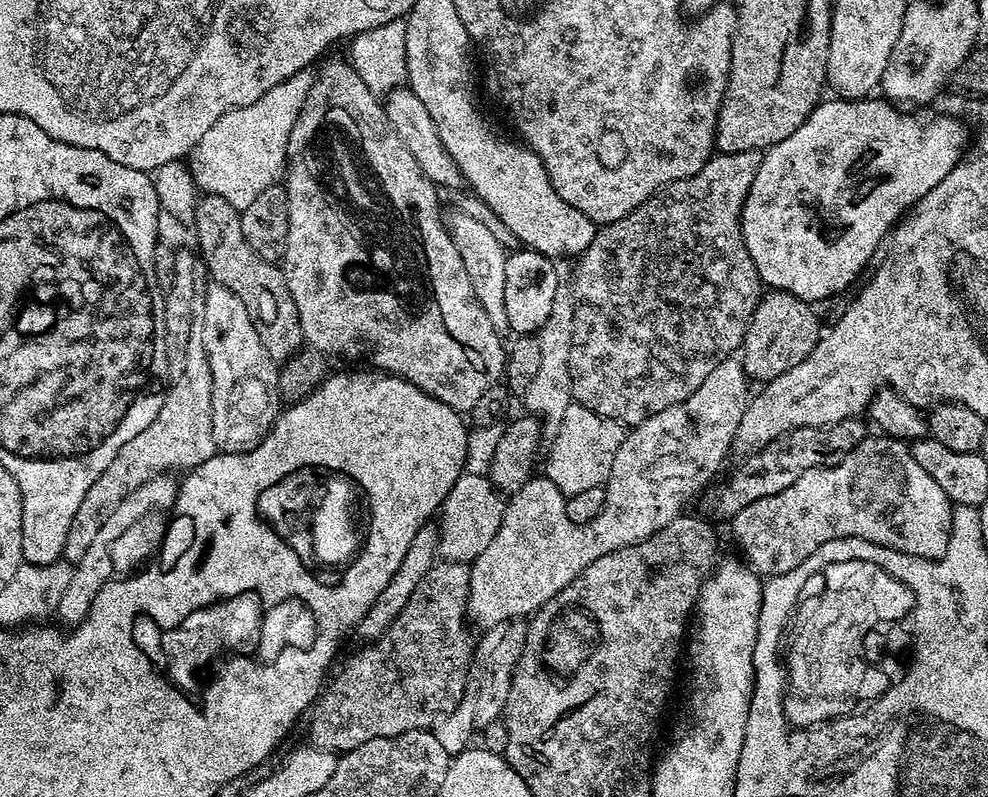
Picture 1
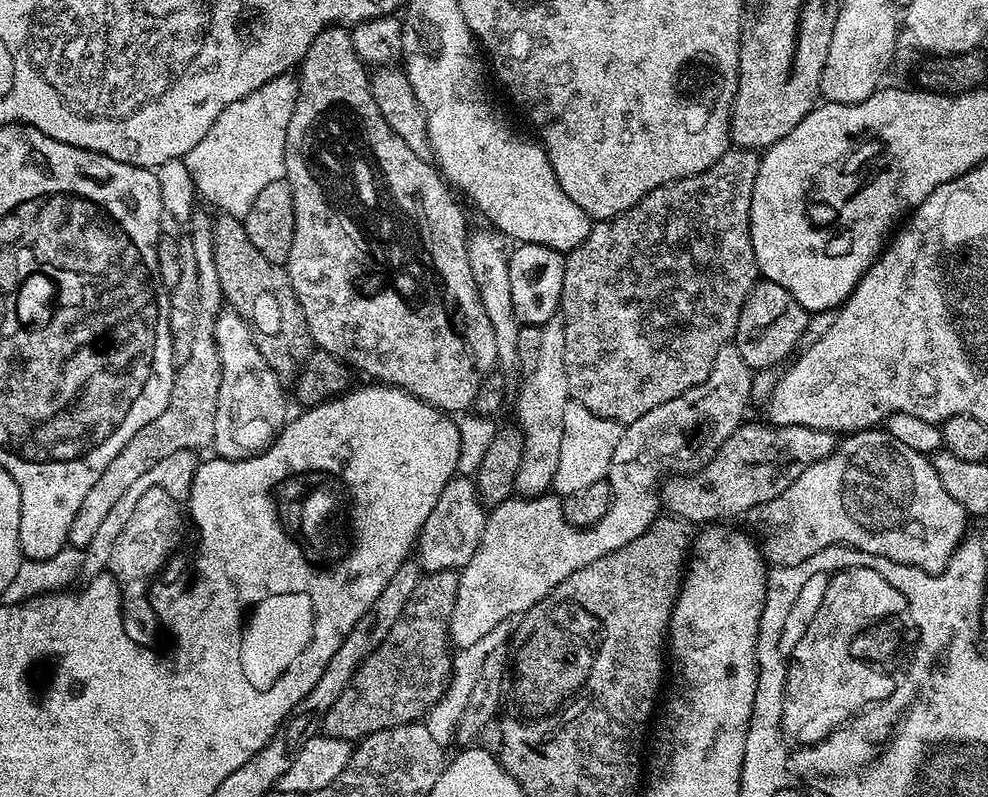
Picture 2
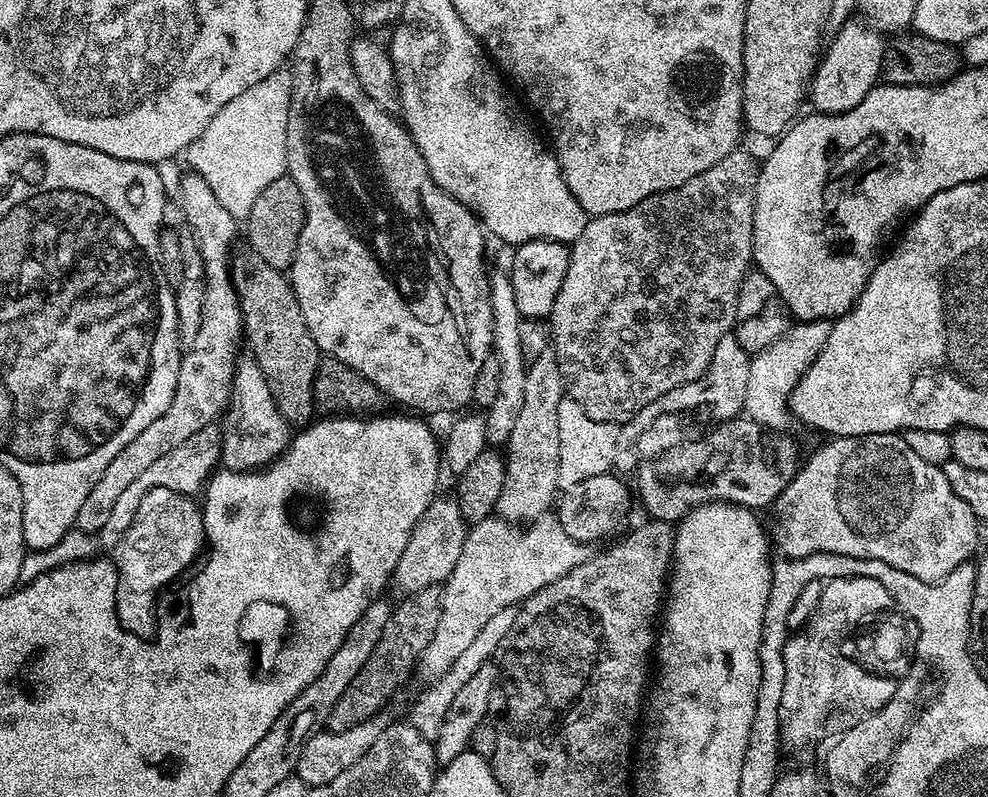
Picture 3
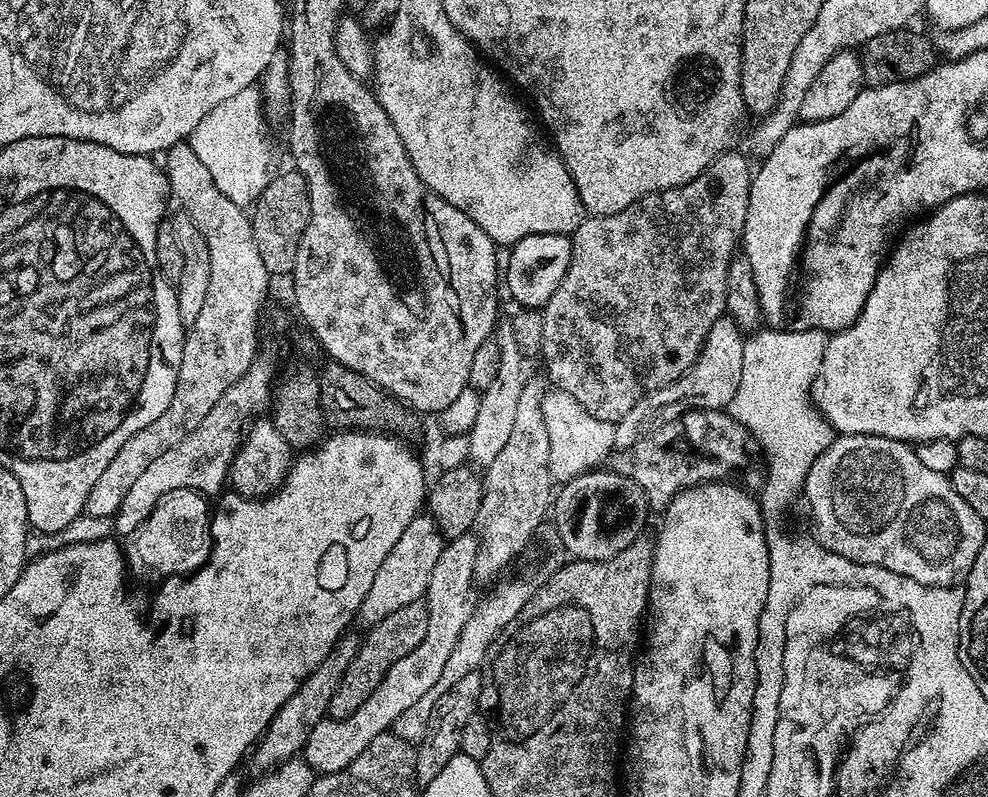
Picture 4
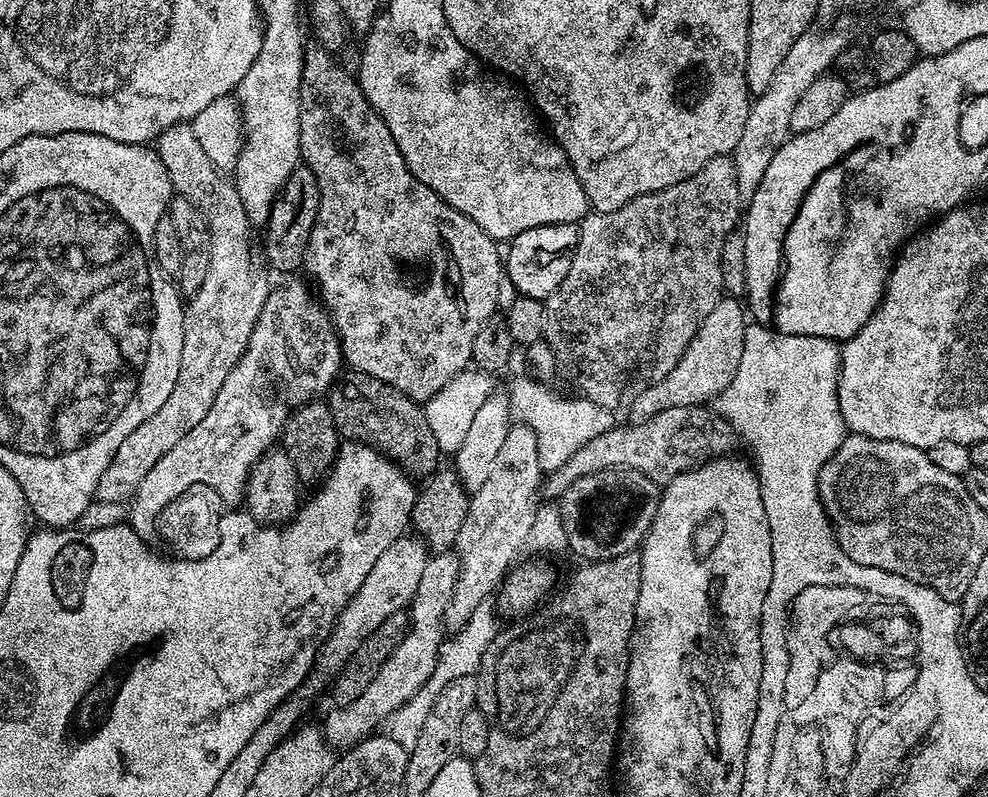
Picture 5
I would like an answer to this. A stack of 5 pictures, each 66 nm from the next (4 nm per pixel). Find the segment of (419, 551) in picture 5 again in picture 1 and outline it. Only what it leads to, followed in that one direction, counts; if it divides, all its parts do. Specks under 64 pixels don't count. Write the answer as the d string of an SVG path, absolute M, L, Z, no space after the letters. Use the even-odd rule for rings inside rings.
M464 472L450 486L450 494L446 494L438 513L438 527L440 530L439 555L445 560L453 560L459 564L471 565L472 561L490 546L498 526L504 517L505 497L492 485L487 476Z

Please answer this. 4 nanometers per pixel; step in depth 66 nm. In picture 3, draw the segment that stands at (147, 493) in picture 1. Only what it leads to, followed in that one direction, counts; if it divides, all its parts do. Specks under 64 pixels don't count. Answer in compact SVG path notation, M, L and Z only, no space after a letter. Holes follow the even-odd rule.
M219 427L203 428L198 430L198 434L186 438L186 442L182 442L182 446L174 446L174 450L170 450L170 454L162 454L162 458L158 458L158 462L154 462L154 466L142 470L142 474L138 474L138 478L134 478L134 482L130 482L130 486L126 486L126 490L122 490L121 496L114 501L110 515L106 517L106 522L98 534L99 547L105 548L105 550L114 548L115 544L126 534L126 530L130 529L130 524L134 521L134 514L137 513L138 504L148 490L155 487L166 487L168 490L180 492L183 496L195 497L208 483L209 476L217 471L218 465L221 463L220 443L221 429Z

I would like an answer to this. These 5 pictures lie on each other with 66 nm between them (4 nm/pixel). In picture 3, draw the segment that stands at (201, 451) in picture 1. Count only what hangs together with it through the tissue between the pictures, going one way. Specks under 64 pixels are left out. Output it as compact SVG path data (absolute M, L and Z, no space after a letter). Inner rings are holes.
M188 170L183 173L178 200L204 263L204 305L198 334L192 345L181 355L174 398L170 398L166 414L162 414L162 418L154 418L154 422L150 422L150 426L146 426L146 430L142 430L142 434L138 434L134 442L130 442L121 452L114 454L102 478L94 482L94 490L90 490L90 495L82 501L75 522L75 527L81 532L99 534L122 490L126 490L126 486L130 486L130 482L134 482L134 478L138 478L142 470L154 466L154 462L158 462L162 454L170 454L174 446L182 446L186 438L198 434L198 430L209 427L215 421L212 419L216 415L217 419L225 411L229 395L232 393L232 379L238 363L236 347L239 344L241 347L242 344L240 297L237 296L236 287L232 284L230 271L230 257L234 252L232 243L236 240L238 222L223 208L222 202L214 198L214 190L206 186L206 180L197 172Z

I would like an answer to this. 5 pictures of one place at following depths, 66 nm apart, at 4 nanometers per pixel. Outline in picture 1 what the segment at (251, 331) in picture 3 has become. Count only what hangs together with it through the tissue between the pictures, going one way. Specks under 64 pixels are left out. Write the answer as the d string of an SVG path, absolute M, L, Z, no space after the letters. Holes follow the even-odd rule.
M201 195L194 221L194 238L196 234L196 240L200 243L198 256L202 264L208 267L215 283L226 286L242 298L242 306L246 306L246 314L250 314L254 330L258 330L258 338L262 338L262 346L266 346L266 354L270 354L272 360L283 362L299 352L305 343L298 306L294 306L290 286L286 286L283 267L259 256L254 246L246 242L240 214L241 209L230 206L226 198Z

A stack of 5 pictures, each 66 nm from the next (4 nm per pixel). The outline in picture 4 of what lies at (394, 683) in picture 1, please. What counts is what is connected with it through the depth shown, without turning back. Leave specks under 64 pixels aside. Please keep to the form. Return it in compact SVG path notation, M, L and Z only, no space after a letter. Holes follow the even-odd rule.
M423 599L410 602L408 606L395 610L394 614L371 625L367 629L368 637L363 637L354 662L350 662L350 666L330 702L328 716L333 720L350 718L350 714L354 714L370 698L370 694L374 694L374 690L378 690L380 683L393 666L402 658L406 658L406 654L413 652L422 642L422 638L426 638L427 625L428 606Z

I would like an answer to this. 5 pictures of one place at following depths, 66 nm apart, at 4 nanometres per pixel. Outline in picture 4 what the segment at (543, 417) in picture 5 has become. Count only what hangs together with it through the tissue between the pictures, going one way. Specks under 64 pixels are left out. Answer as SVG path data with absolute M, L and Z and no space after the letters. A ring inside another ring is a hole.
M552 390L542 400L547 430L550 434L550 462L552 479L556 482L567 482L578 478L583 472L599 469L600 464L611 457L616 444L617 425L610 421L600 421L588 413L573 396Z

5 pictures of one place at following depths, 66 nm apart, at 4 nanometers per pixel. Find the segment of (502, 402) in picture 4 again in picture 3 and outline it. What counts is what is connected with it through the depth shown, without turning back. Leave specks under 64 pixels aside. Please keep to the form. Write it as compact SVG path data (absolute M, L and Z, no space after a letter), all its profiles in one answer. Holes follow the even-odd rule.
M507 271L491 273L488 293L492 311L492 350L494 359L498 362L499 387L498 398L494 398L494 406L486 410L484 421L489 445L504 446L507 445L508 435L514 430L514 422L518 422L518 413L522 410L522 398L526 394L526 374L529 363L522 356L521 335L519 335L525 317L518 310L512 277Z

